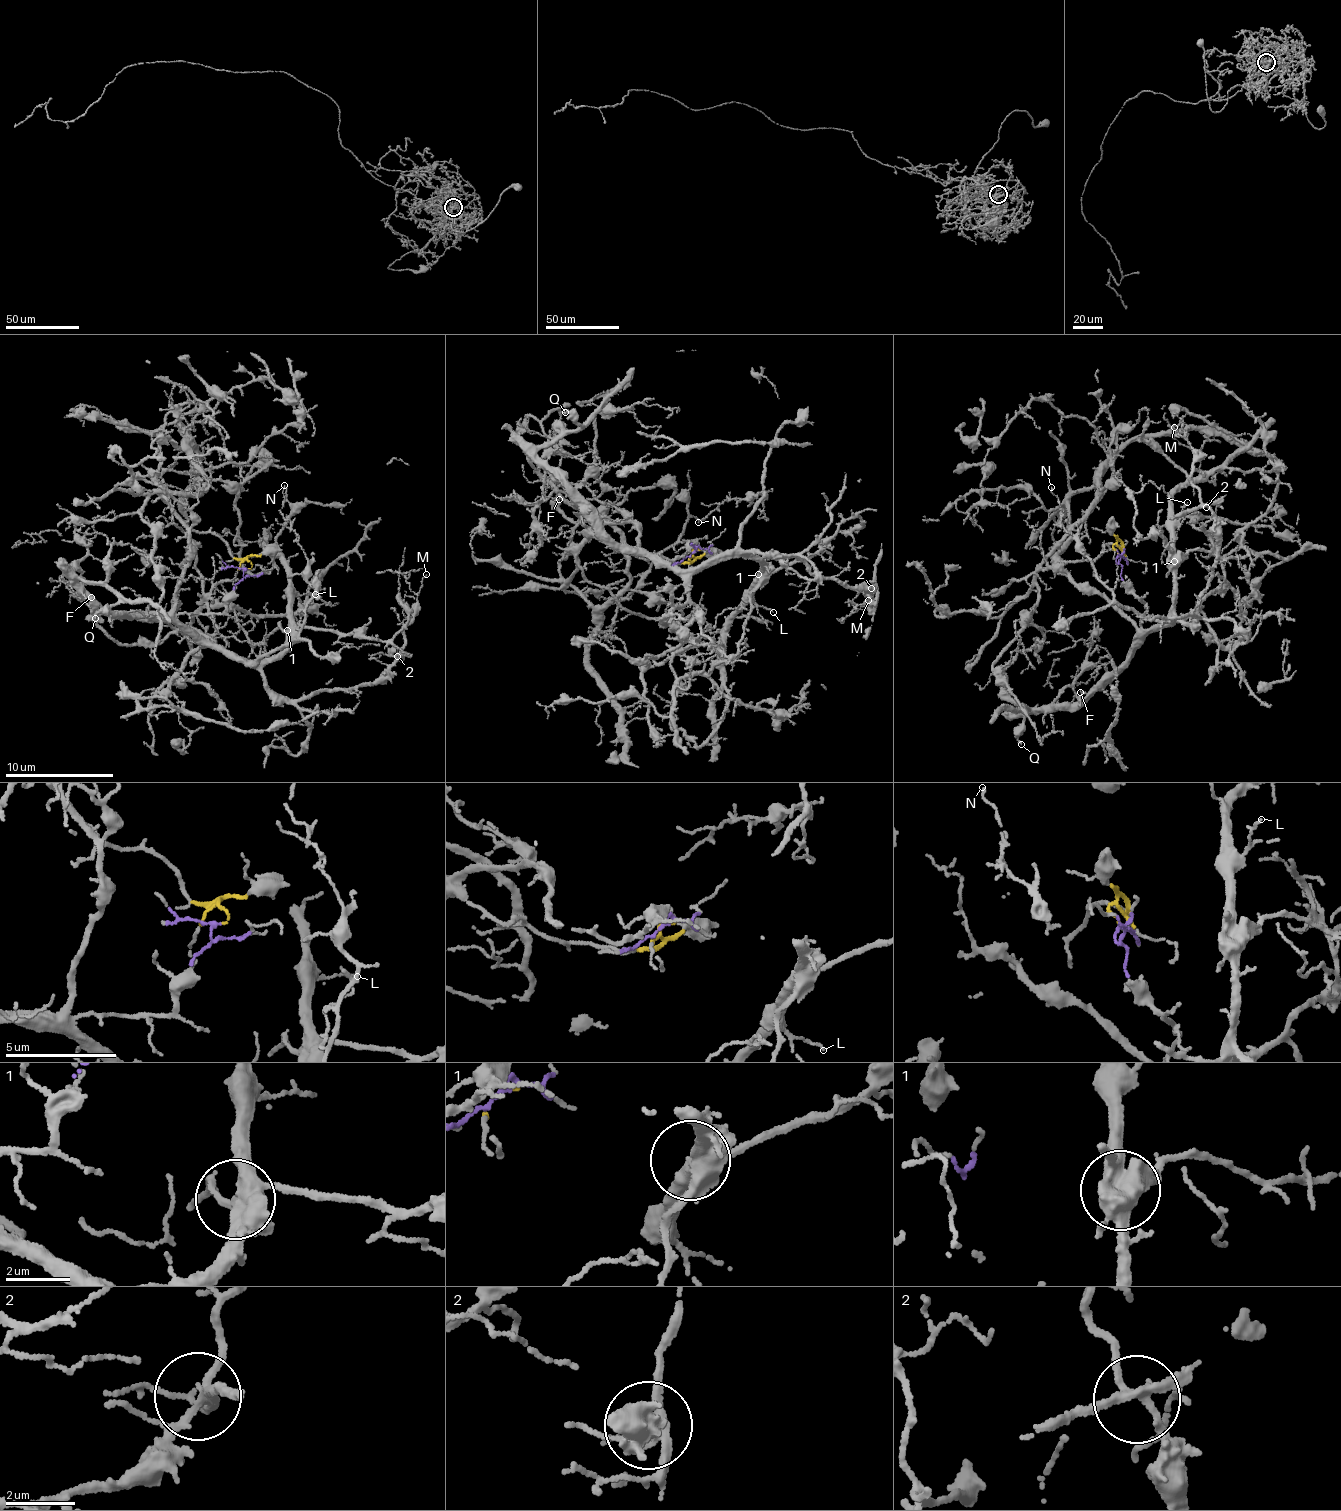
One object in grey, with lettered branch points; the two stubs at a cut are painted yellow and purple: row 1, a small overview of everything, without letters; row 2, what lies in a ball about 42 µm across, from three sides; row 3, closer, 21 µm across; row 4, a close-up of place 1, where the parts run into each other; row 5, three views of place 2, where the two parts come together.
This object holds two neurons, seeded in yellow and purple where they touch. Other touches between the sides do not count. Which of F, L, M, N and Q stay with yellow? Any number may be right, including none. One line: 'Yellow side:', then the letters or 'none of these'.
Yellow side: none of these

